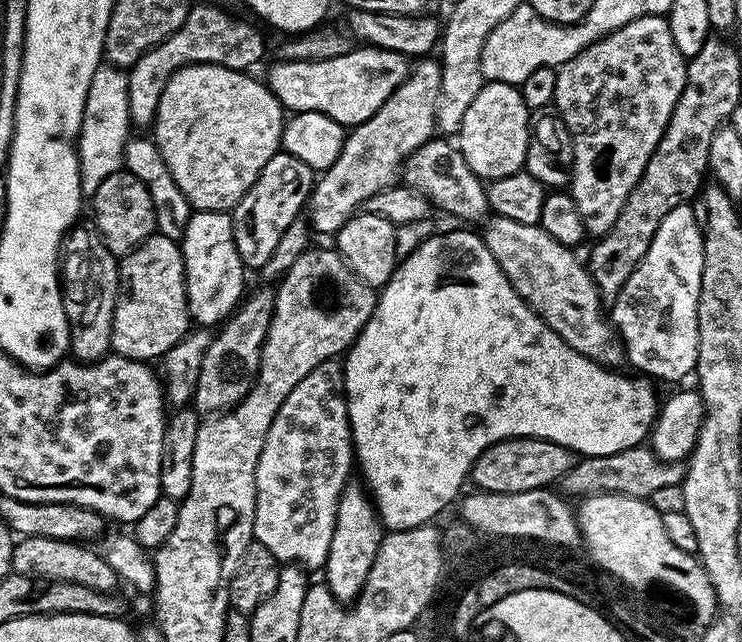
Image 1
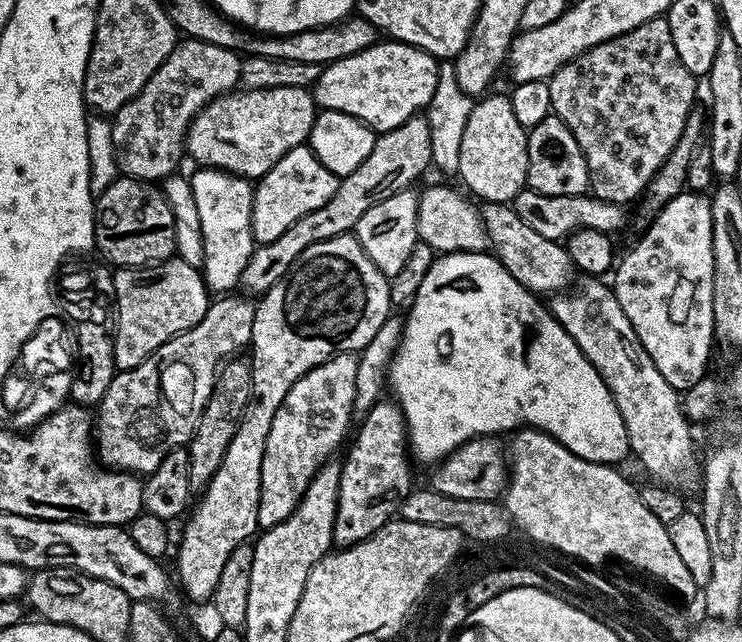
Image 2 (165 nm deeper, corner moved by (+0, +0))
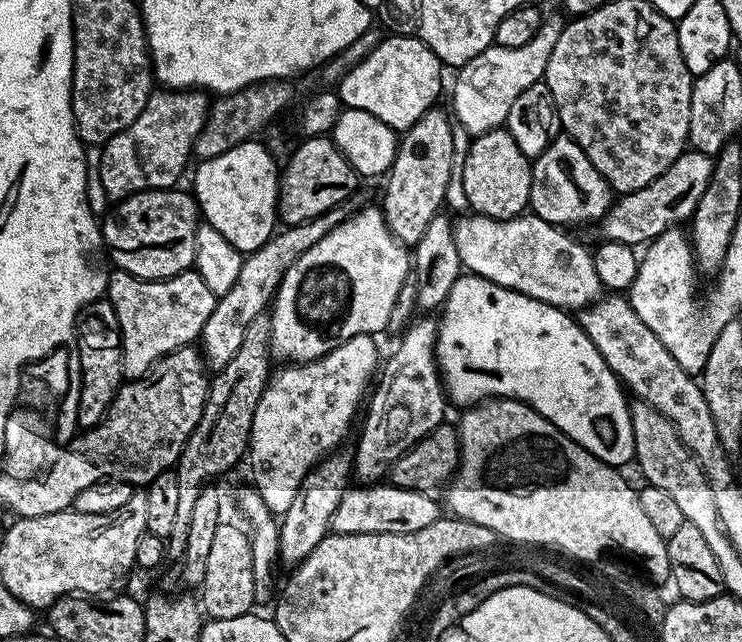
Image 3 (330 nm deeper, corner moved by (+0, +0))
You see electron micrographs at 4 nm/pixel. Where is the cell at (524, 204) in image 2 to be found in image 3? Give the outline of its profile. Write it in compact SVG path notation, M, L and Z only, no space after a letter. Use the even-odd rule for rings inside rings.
M685 150L650 186L617 195L607 214L598 221L601 237L610 242L647 246L669 228L683 225L683 220L684 223L691 221L698 198L702 198L706 182L710 182L713 161L713 157L705 153Z

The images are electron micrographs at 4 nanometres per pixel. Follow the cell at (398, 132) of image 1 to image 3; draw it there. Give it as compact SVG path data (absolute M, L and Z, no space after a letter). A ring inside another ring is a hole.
M355 199L346 200L343 204L326 210L326 214L304 224L281 227L261 248L244 256L242 270L238 270L234 286L230 286L226 294L218 297L210 318L206 318L206 326L200 331L199 343L202 345L204 363L213 373L221 372L229 364L230 358L234 358L234 353L238 351L238 346L246 334L246 326L250 326L250 322L263 315L271 305L285 270L298 257L306 254L306 250L310 250L314 242L322 242L322 238L326 238L326 234L330 234L334 226L346 222L346 218L350 218L353 212L357 211L356 203Z

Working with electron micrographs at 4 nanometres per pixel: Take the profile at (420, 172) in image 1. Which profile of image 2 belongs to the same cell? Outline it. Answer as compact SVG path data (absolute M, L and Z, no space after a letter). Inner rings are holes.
M511 203L479 205L480 217L484 229L488 231L488 243L497 260L518 278L522 286L526 286L537 294L559 294L573 283L572 276L577 275L574 262L570 258L567 247L559 240L542 238L535 230L530 230L522 218L513 210Z

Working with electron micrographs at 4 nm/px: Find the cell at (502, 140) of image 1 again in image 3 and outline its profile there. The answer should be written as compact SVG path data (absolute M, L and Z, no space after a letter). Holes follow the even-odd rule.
M501 126L471 141L465 158L465 192L473 213L495 220L508 220L528 208L532 166L530 157L518 150L518 142Z

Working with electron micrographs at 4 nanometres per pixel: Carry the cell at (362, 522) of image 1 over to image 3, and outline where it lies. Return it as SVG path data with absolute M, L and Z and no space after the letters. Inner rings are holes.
M415 319L399 337L400 345L393 350L392 357L385 364L383 361L379 369L374 391L363 413L360 441L354 447L354 476L361 485L371 486L383 481L391 473L394 461L445 423L446 393L436 362L437 327L435 319Z

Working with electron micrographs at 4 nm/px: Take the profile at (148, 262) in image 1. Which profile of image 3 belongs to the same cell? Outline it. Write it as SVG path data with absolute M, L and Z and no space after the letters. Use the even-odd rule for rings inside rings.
M116 270L108 277L106 299L114 306L114 314L118 314L125 377L135 378L146 375L174 350L199 341L200 331L218 298L194 270L180 272L168 280L140 280Z

